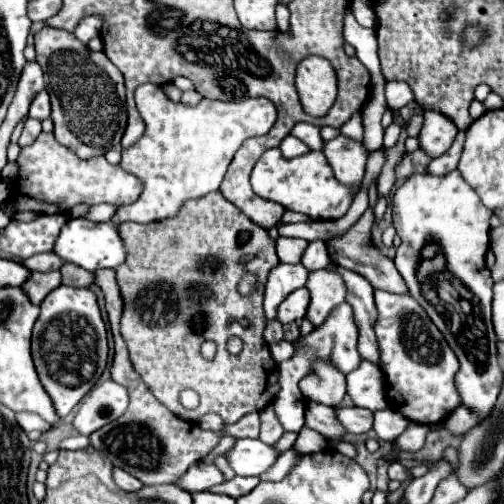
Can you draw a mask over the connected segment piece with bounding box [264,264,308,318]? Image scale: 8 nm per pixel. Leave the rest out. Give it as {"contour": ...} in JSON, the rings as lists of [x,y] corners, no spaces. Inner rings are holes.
{"contour":[[[278,264],[270,270],[268,282],[264,286],[264,312],[266,318],[276,318],[278,304],[296,288],[306,284],[308,270],[300,268],[300,264]]]}

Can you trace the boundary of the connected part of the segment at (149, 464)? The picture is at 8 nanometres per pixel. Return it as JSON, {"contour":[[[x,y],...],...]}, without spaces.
{"contour":[[[100,270],[100,272],[94,272],[94,276],[96,276],[94,280],[96,286],[100,286],[100,290],[104,292],[110,330],[114,336],[114,360],[110,366],[110,378],[116,384],[124,386],[130,396],[130,404],[126,412],[116,420],[116,424],[134,426],[134,428],[100,428],[90,436],[90,444],[98,452],[102,452],[116,468],[122,468],[128,474],[136,476],[142,484],[172,482],[176,480],[176,476],[180,476],[180,472],[184,472],[184,468],[192,466],[214,448],[214,432],[200,428],[196,422],[188,422],[174,416],[172,412],[168,412],[168,408],[164,408],[158,400],[154,400],[148,388],[144,388],[142,380],[136,376],[136,372],[132,372],[128,350],[120,336],[118,324],[122,314],[122,298],[116,284],[116,274],[114,270]]]}

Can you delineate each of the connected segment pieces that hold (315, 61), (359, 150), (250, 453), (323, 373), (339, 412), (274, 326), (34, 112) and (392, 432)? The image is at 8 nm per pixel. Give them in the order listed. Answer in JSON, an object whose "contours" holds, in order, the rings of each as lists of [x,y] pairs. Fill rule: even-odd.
{"contours":[[[[306,56],[296,68],[295,86],[305,112],[322,117],[338,94],[338,78],[332,64],[320,56]],[[320,102],[321,106],[315,106]]],[[[340,134],[332,140],[326,140],[322,152],[328,158],[336,178],[344,184],[352,184],[358,190],[368,156],[366,148],[360,142],[354,142]]],[[[238,438],[224,456],[236,476],[260,476],[276,462],[272,446],[250,438]]],[[[314,364],[312,374],[300,382],[300,390],[306,400],[338,406],[346,394],[346,380],[332,364]]],[[[336,408],[336,418],[350,434],[366,434],[372,428],[372,412],[366,408]]],[[[267,319],[263,337],[268,344],[282,341],[284,338],[283,325],[277,320]]],[[[42,90],[34,97],[34,102],[32,102],[32,106],[30,106],[30,114],[28,114],[28,116],[36,118],[36,120],[44,120],[44,118],[50,118],[50,114],[50,96],[47,90]]],[[[392,408],[374,412],[374,430],[380,440],[386,440],[386,442],[396,440],[408,424],[410,422],[404,420],[404,416],[400,416],[398,412],[392,412]]]]}

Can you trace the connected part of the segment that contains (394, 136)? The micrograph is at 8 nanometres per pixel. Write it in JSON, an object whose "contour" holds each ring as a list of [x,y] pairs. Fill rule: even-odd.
{"contour":[[[392,122],[392,124],[384,130],[384,148],[396,146],[396,144],[398,144],[398,138],[400,138],[400,126]]]}

